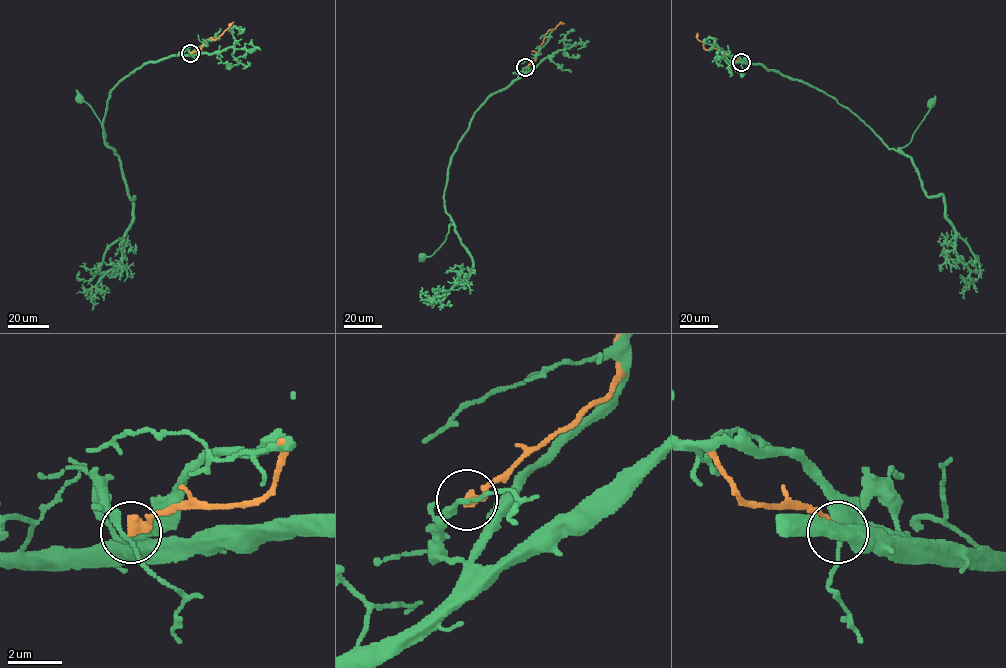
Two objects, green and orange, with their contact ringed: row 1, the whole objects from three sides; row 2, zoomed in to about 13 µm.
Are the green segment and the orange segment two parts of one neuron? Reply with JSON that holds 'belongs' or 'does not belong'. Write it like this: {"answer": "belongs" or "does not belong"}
{"answer": "does not belong"}

